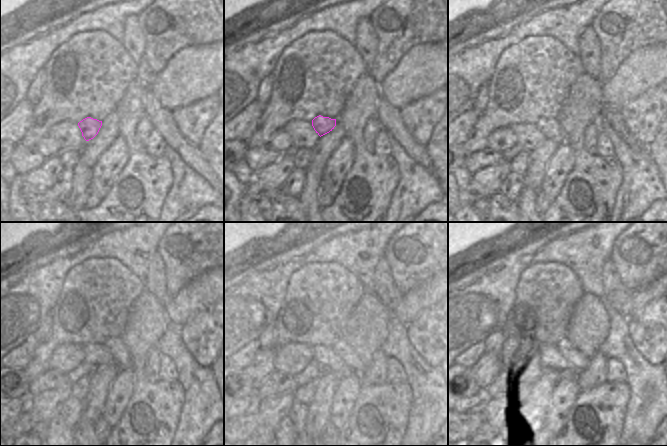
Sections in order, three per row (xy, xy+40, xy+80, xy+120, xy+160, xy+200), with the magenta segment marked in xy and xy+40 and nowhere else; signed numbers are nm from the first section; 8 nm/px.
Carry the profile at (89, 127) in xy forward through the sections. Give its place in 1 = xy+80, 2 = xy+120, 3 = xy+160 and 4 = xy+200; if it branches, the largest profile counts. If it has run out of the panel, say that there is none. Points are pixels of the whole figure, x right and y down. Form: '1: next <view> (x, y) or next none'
1: next xy+80 (551, 128)
2: next xy+120 (117, 349)
3: next xy+160 (341, 348)
4: next xy+200 (579, 361)

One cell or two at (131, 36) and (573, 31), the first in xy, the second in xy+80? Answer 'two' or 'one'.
two

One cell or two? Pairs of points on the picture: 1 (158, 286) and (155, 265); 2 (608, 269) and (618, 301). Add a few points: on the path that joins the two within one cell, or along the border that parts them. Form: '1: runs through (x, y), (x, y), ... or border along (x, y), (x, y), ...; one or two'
1: runs through (156, 281), (156, 270); one
2: runs through (610, 277), (616, 293); one

